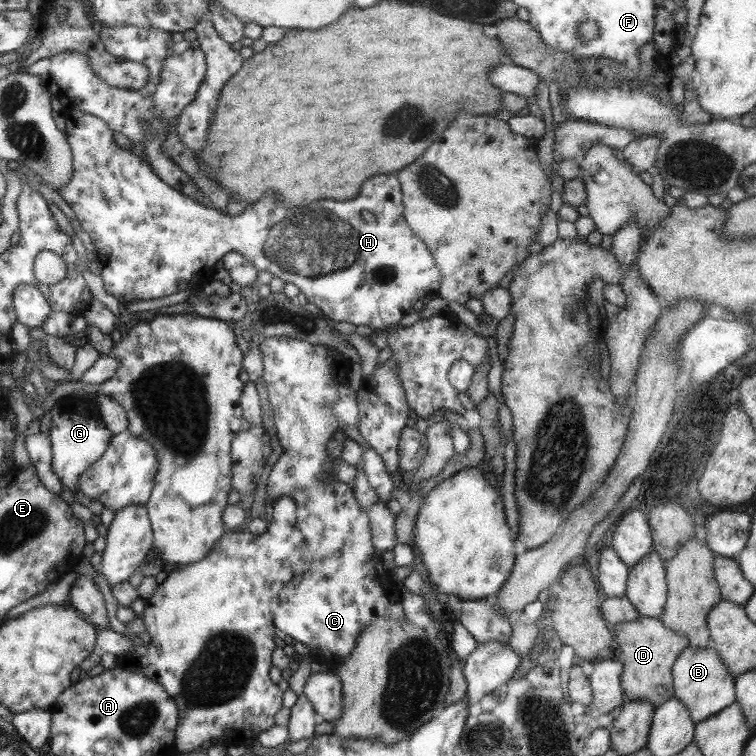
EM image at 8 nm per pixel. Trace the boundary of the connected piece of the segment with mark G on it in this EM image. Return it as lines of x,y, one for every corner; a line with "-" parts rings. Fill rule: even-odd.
87,395
87,398
77,396
66,396
55,402
52,408
51,418
51,442
53,442
53,470
57,474
59,482
71,491
75,501
81,506
86,506
94,516
100,516
104,506
96,499
89,500
81,494
77,488
81,474
97,462
101,455
107,450
112,440
112,432
105,428
104,421
101,420
100,414
96,410
95,397

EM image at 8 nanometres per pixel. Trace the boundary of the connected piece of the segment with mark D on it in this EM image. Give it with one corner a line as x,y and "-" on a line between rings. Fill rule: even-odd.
640,616
635,622
621,622
615,624
613,635
619,646
620,654
615,658
623,665
620,675
621,688
629,700
645,700
657,708
665,700
674,696
672,664
688,648
688,637
681,632
673,632
665,628
659,618
647,618

